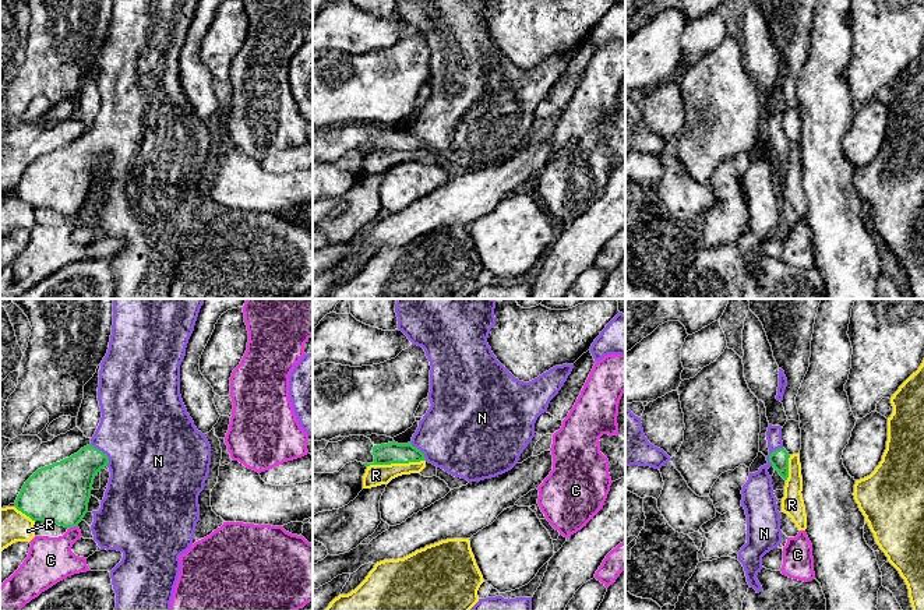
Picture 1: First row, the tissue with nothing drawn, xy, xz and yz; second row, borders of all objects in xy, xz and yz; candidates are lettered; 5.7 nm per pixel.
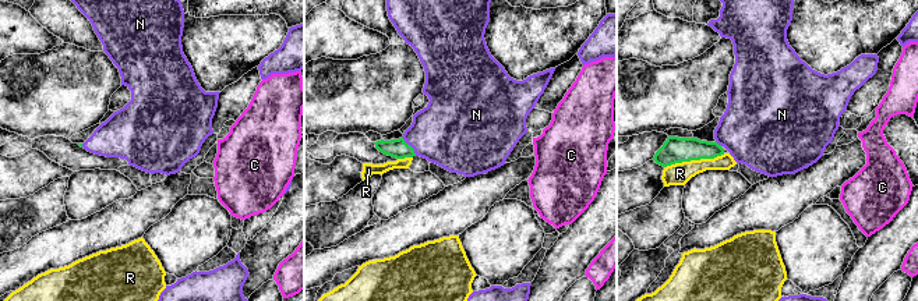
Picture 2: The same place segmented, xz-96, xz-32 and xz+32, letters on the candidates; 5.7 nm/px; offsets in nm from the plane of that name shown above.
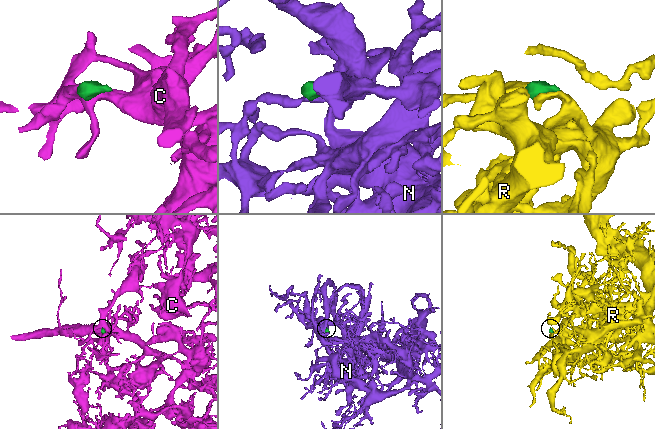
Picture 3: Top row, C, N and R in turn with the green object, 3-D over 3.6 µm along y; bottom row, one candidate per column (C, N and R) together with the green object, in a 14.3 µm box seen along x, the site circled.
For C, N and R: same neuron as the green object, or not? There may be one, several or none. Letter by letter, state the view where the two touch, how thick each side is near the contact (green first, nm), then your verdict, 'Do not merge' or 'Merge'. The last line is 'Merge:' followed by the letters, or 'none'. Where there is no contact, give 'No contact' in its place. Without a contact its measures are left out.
C: Touches green in xy. Thickness 340 nm (green) against 260 nm. Do not merge
N: Touches green in xy. Thickness 260 nm (green) against 480 nm. Merge
R: Touches green in xz. Thickness 130 nm (green) against 130 nm. Do not merge
Merge: N

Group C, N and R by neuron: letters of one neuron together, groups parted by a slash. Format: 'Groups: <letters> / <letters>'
Groups: C / N / R

